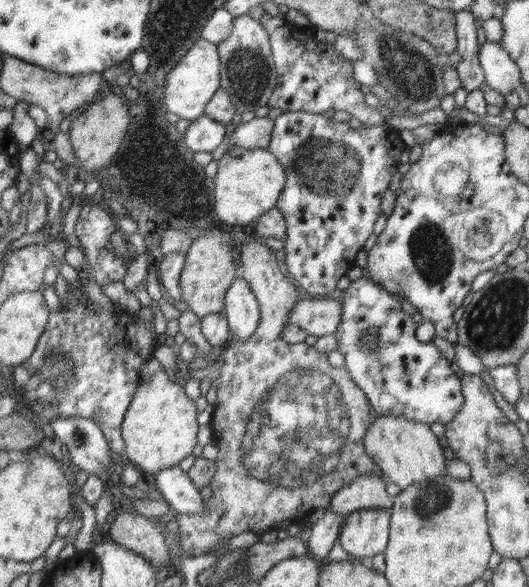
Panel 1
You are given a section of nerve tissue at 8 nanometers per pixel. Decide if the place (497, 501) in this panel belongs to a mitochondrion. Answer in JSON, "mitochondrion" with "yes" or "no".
{"mitochondrion":"no"}

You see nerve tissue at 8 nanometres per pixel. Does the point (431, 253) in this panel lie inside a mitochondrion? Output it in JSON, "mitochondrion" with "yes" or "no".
{"mitochondrion":"yes"}

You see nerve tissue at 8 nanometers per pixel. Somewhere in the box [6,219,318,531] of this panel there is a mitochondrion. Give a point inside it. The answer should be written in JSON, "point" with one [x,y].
{"point":[56,380]}

